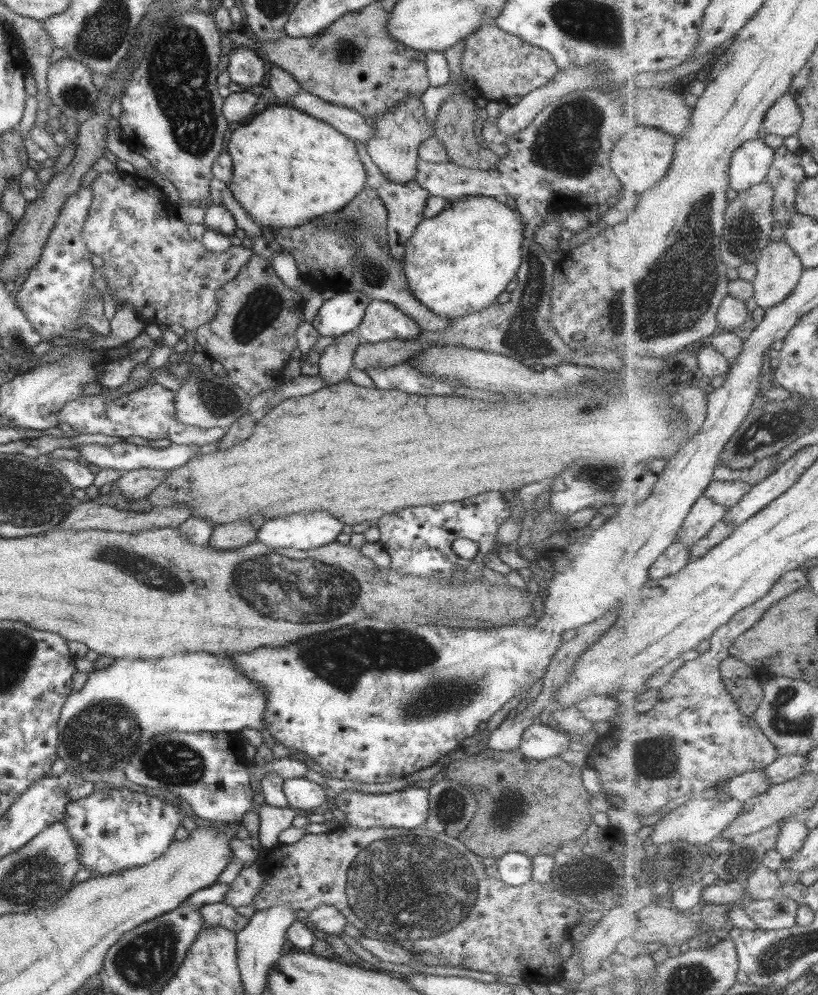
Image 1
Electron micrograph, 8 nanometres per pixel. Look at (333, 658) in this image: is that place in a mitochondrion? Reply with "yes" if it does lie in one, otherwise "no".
yes

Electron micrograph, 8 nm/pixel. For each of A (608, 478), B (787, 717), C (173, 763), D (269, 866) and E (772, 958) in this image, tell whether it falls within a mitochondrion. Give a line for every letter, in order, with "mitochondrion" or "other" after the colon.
A: mitochondrion
B: mitochondrion
C: mitochondrion
D: other
E: mitochondrion

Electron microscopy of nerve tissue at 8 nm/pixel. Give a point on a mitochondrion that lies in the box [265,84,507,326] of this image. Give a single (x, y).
(364, 217)

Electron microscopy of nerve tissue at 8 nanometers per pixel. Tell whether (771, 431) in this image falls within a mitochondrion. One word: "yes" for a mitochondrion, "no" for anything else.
yes

